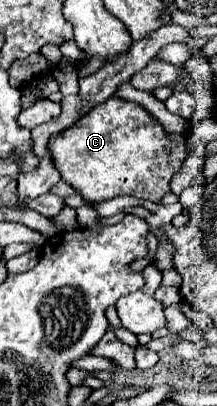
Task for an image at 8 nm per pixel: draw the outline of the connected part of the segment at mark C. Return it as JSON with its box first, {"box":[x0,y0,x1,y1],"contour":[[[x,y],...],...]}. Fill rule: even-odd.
{"box":[49,96,187,202],"contour":[[[111,96],[107,102],[95,106],[95,110],[87,112],[79,124],[63,130],[61,134],[51,136],[49,154],[53,158],[55,168],[61,178],[71,184],[85,200],[89,202],[105,202],[115,196],[127,194],[151,202],[159,202],[169,192],[169,182],[173,174],[181,168],[187,158],[187,138],[183,136],[167,136],[161,124],[139,104]]]}

